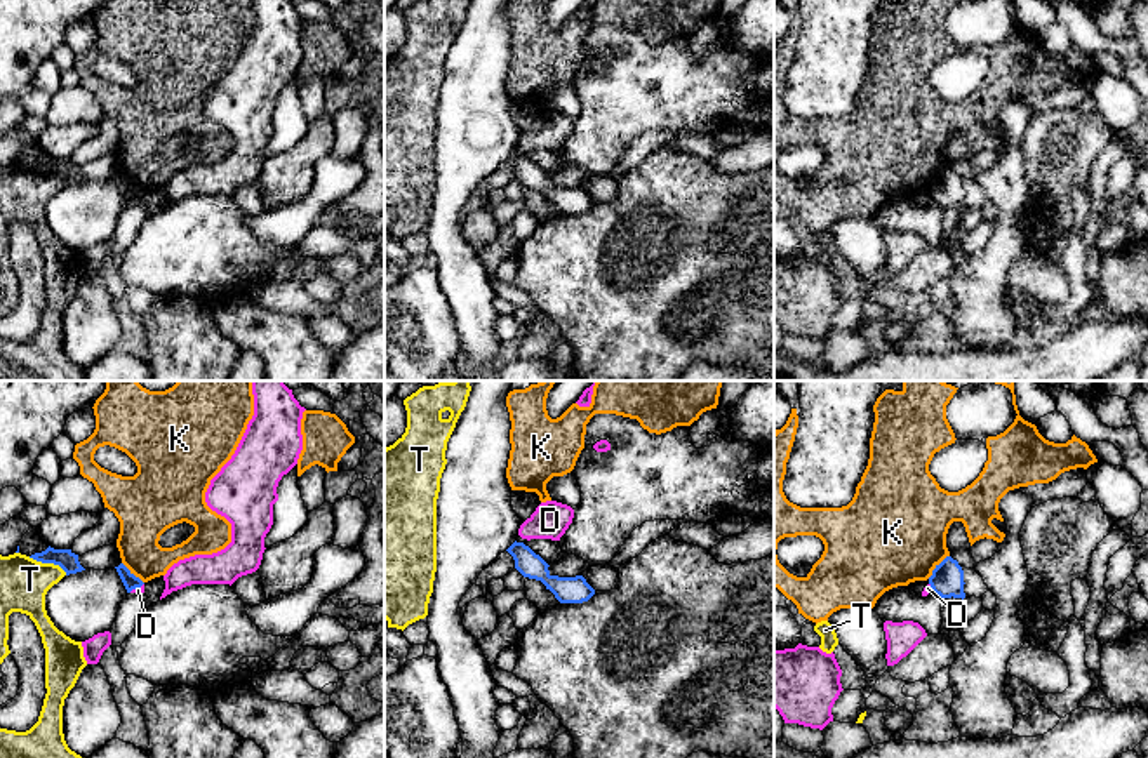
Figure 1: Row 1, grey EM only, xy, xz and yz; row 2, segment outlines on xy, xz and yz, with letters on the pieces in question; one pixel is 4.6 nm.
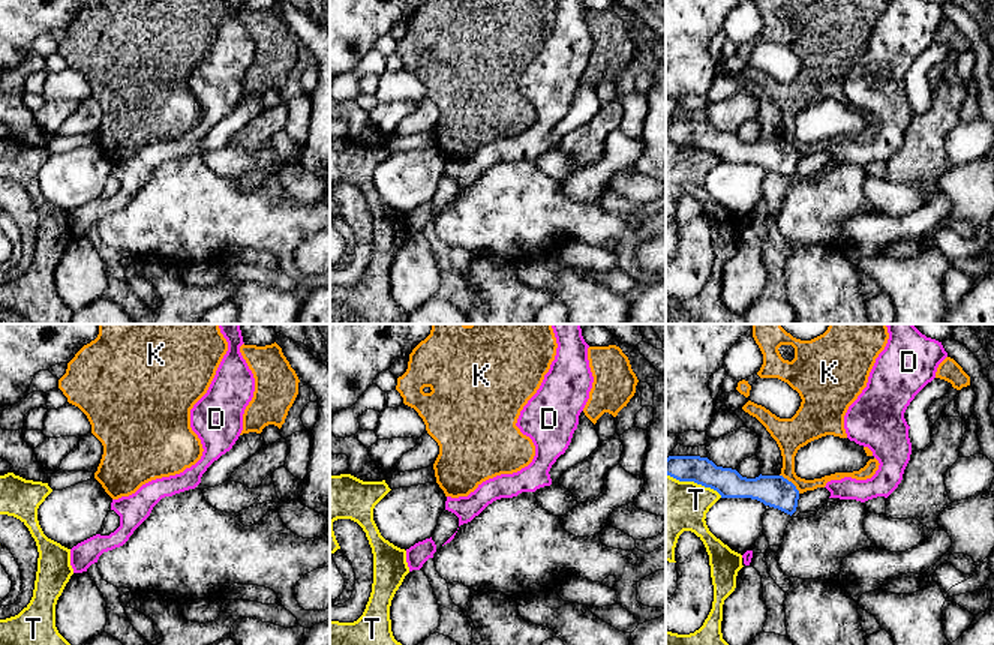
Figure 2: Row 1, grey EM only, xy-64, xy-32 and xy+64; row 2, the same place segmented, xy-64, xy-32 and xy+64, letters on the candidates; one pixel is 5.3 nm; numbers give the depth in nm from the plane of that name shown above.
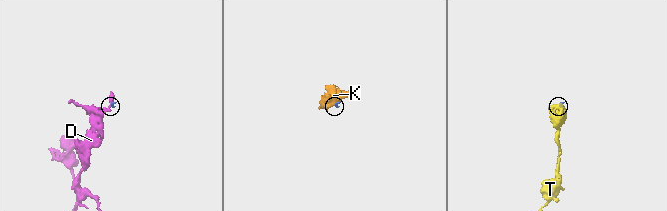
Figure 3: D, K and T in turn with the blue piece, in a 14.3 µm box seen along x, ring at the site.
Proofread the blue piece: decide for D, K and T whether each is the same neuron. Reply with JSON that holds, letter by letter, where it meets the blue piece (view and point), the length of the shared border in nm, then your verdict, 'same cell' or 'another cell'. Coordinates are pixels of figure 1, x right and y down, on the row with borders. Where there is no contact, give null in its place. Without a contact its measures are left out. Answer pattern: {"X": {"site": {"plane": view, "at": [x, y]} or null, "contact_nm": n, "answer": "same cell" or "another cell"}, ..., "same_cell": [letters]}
{"D": {"site": {"plane": "xy", "at": [136, 586]}, "contact_nm": 80, "answer": "another cell"}, "K": {"site": {"plane": "yz", "at": [936, 567]}, "contact_nm": 150, "answer": "another cell"}, "T": {"site": {"plane": "xy", "at": [47, 562]}, "contact_nm": 200, "answer": "another cell"}, "same_cell": []}

